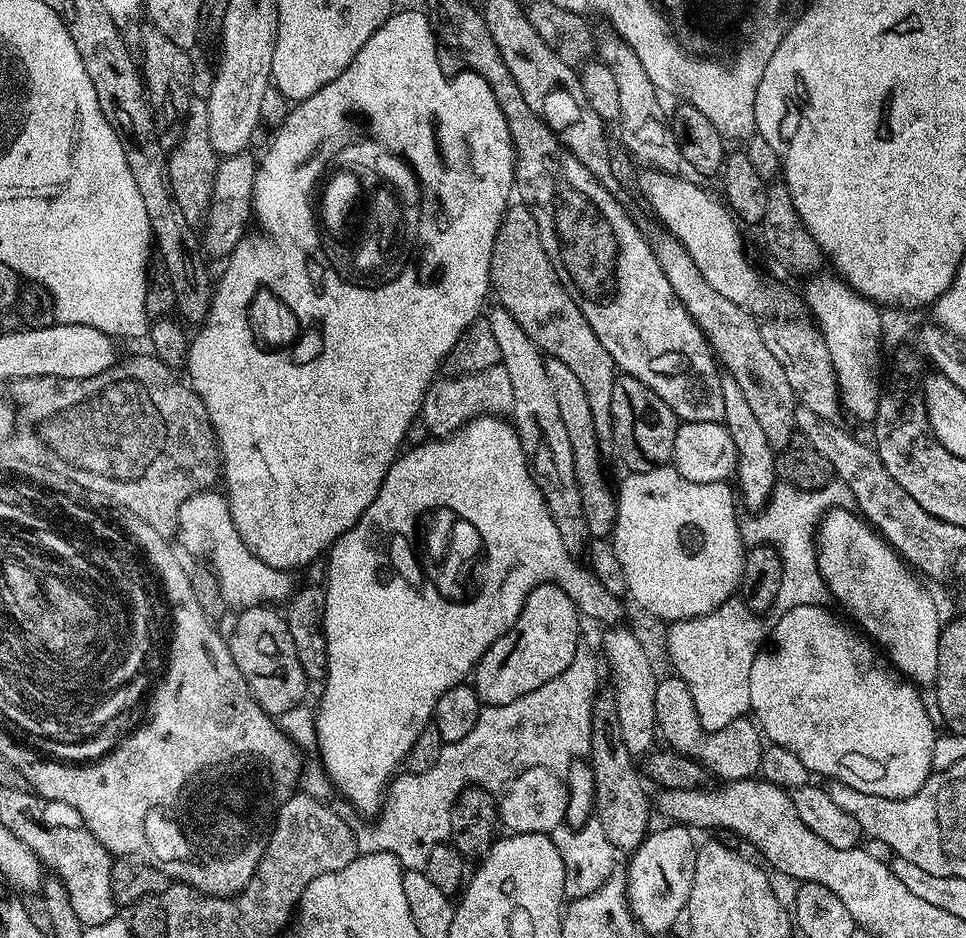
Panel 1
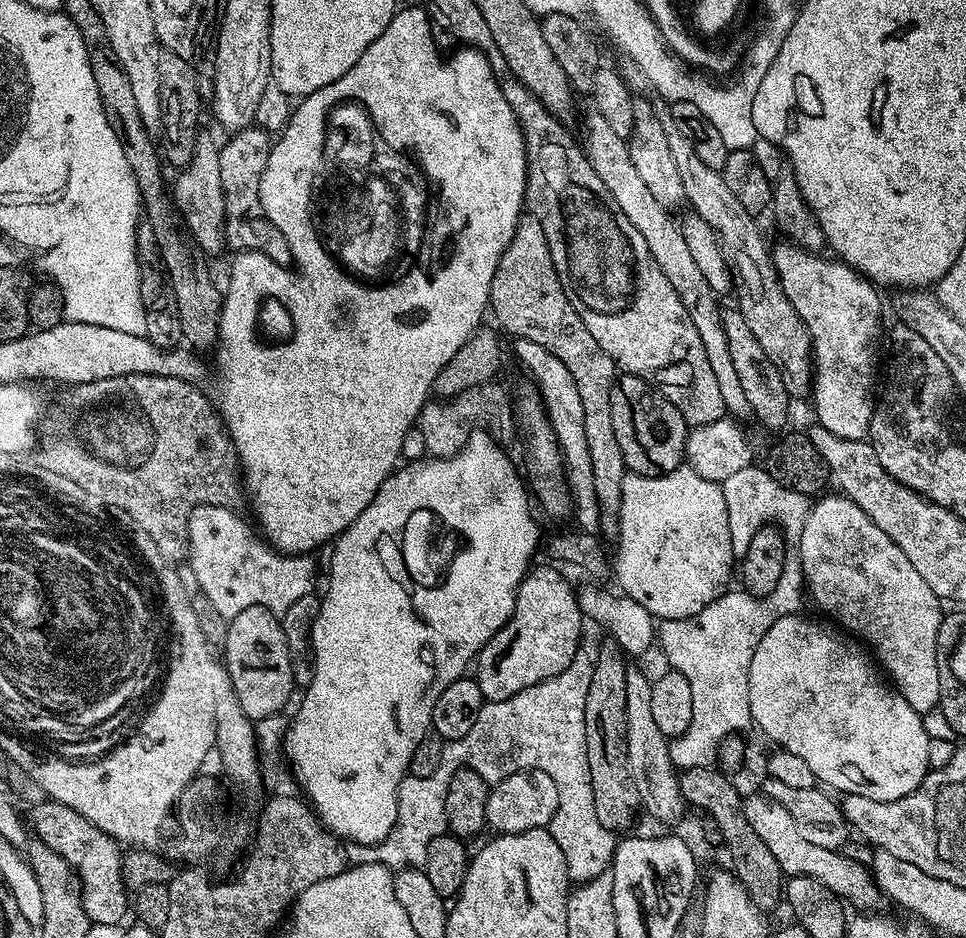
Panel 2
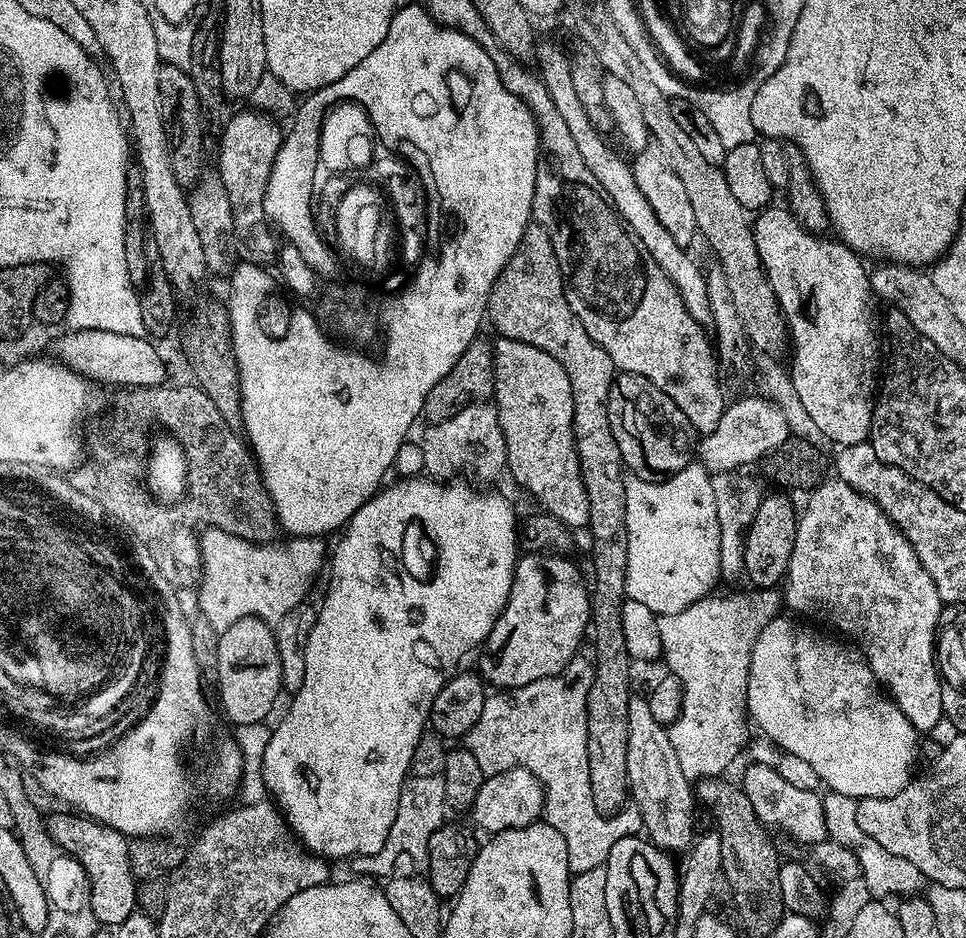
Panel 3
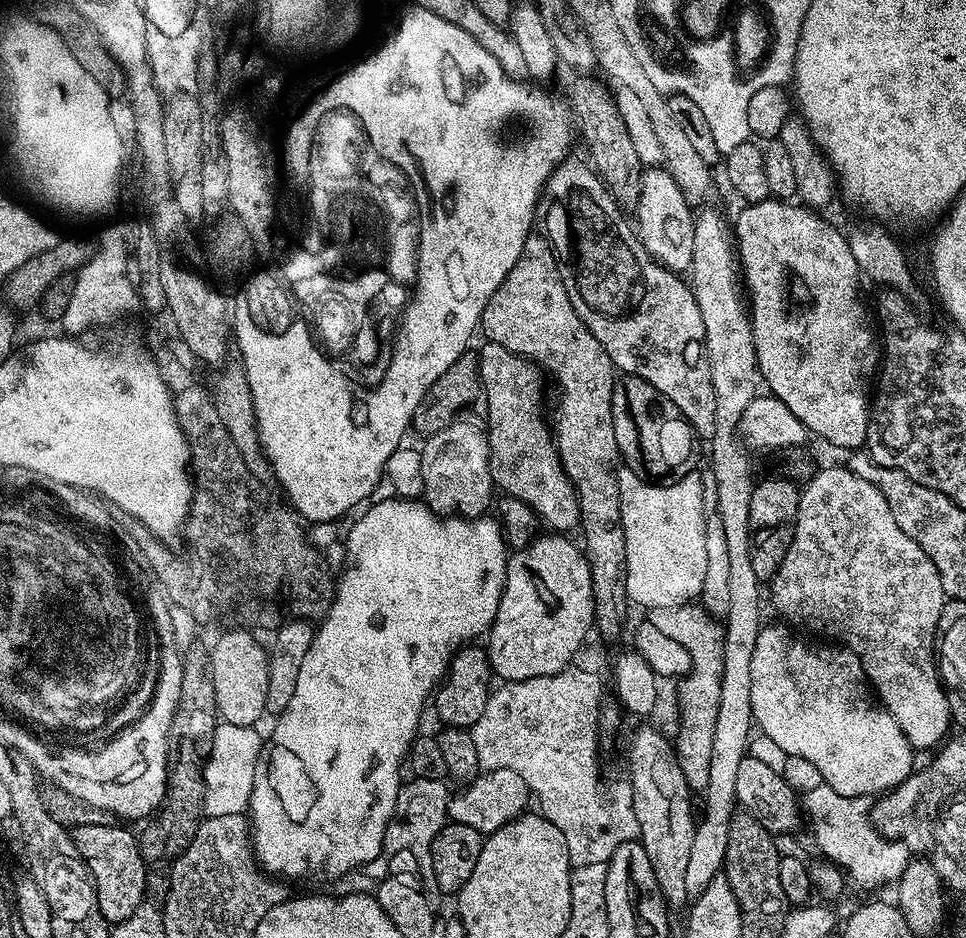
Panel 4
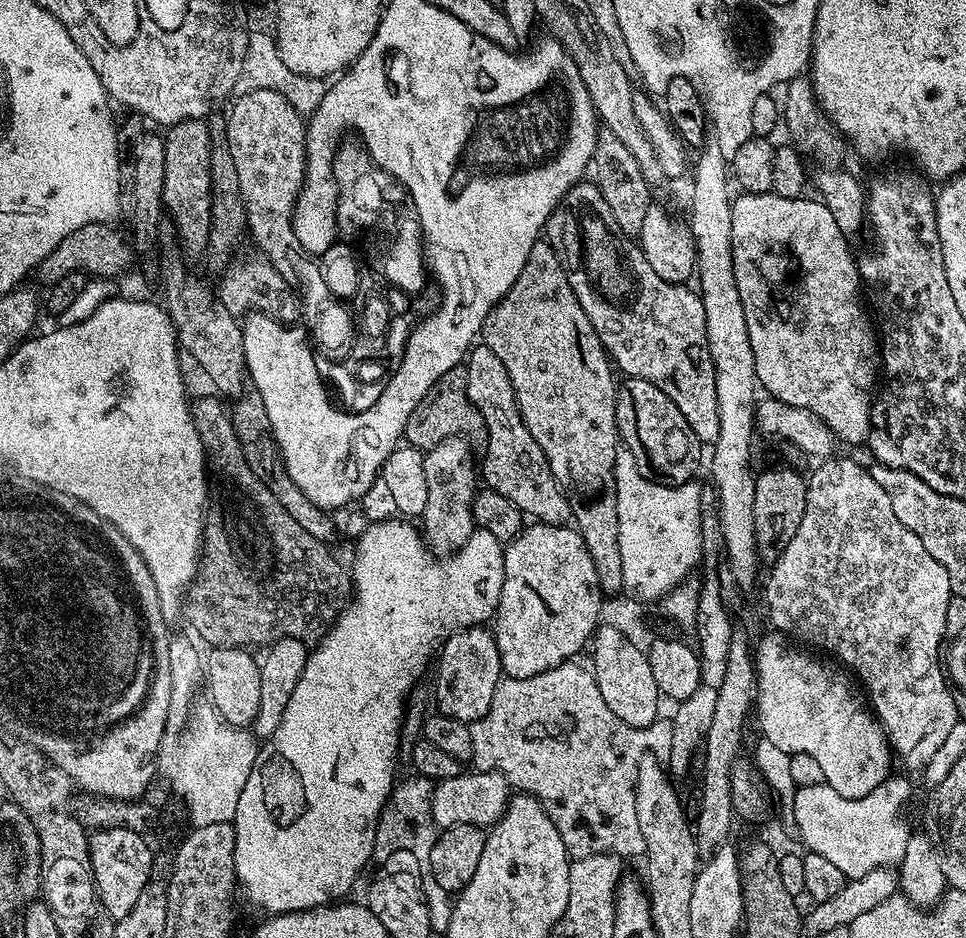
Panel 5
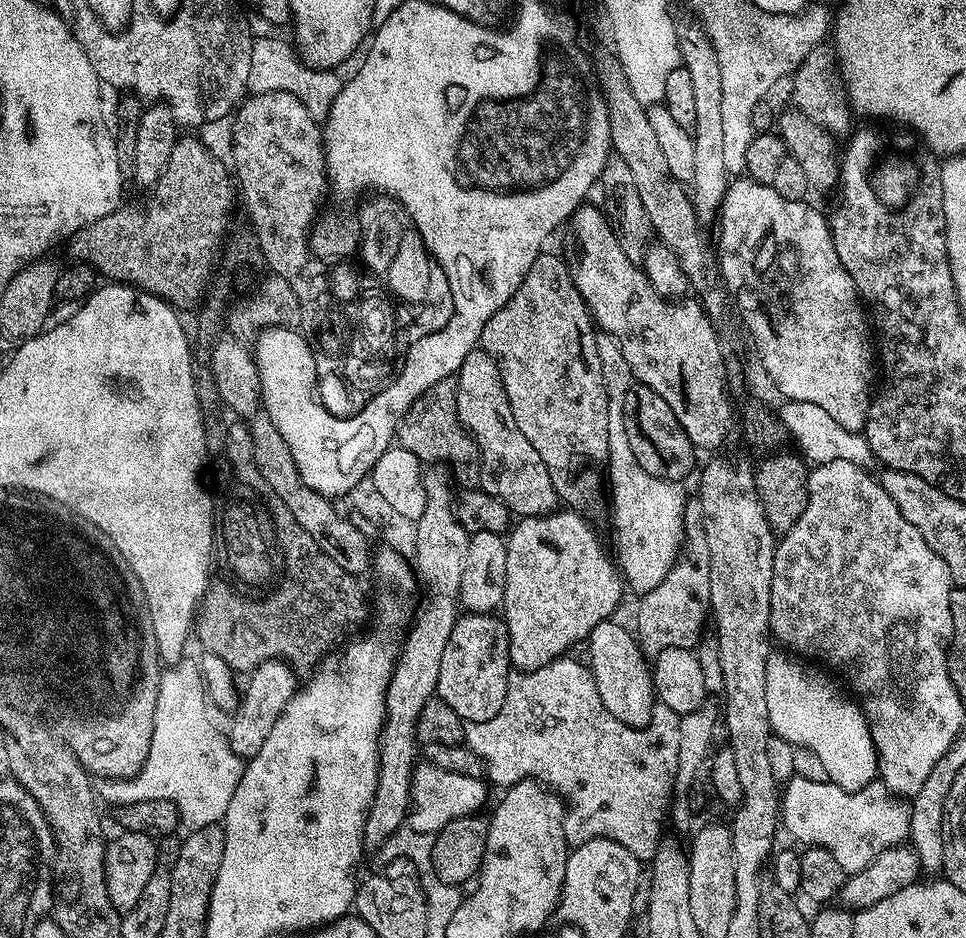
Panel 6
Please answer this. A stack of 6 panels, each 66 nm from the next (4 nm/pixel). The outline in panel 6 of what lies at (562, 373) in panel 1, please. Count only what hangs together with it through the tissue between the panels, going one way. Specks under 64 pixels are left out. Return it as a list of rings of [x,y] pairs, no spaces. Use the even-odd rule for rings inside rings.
[[[473,347],[466,358],[462,358],[462,366],[456,373],[456,417],[465,429],[472,431],[474,447],[478,453],[480,462],[479,487],[486,494],[498,498],[508,507],[509,513],[517,517],[543,516],[555,509],[558,504],[558,497],[554,486],[550,482],[550,470],[546,470],[546,462],[538,458],[538,450],[526,442],[526,434],[518,430],[518,422],[514,422],[514,414],[510,414],[510,402],[506,398],[506,390],[502,386],[502,378],[498,366],[483,348]]]

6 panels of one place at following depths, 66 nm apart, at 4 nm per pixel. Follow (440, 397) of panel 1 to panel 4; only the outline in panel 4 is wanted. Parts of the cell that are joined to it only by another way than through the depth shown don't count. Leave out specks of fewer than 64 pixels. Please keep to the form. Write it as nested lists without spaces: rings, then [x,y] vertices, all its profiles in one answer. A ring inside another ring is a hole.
[[[461,418],[455,424],[438,430],[423,441],[419,449],[422,460],[423,499],[437,514],[455,514],[460,518],[480,518],[484,507],[494,500],[492,483],[492,451],[488,448],[488,433],[483,427]]]

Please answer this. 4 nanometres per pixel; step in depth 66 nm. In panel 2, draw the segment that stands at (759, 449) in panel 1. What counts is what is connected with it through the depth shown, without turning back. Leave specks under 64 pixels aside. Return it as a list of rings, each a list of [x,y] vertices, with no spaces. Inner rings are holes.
[[[595,110],[584,120],[584,140],[582,136],[582,147],[584,155],[588,157],[590,166],[594,166],[594,174],[602,178],[602,186],[610,190],[610,198],[614,198],[616,209],[626,218],[630,218],[630,226],[646,238],[646,246],[650,246],[650,254],[654,254],[654,262],[670,278],[670,286],[682,298],[682,306],[686,306],[686,314],[690,314],[690,322],[694,322],[694,330],[702,338],[702,347],[706,350],[706,359],[710,361],[710,366],[714,369],[714,378],[718,382],[718,390],[724,399],[724,410],[729,417],[746,418],[752,416],[750,401],[746,398],[746,393],[742,390],[742,382],[738,379],[738,373],[734,366],[734,361],[730,359],[730,344],[726,342],[724,327],[720,322],[721,305],[716,305],[718,295],[710,288],[706,277],[698,270],[697,263],[694,262],[693,255],[686,244],[686,238],[680,232],[678,220],[672,217],[673,213],[650,194],[646,182],[642,182],[634,162],[630,162],[630,150],[628,140],[618,138],[616,131],[602,118],[602,114]]]

